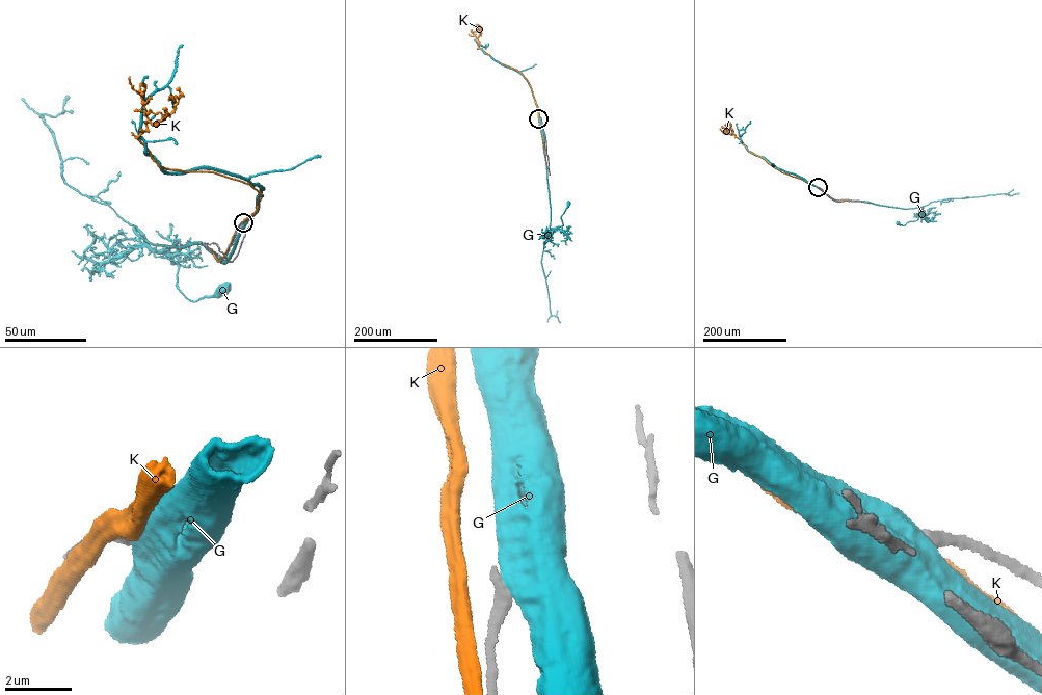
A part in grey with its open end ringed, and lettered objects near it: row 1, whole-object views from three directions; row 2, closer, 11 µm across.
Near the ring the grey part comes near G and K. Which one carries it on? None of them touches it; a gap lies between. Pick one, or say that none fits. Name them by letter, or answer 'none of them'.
none of them

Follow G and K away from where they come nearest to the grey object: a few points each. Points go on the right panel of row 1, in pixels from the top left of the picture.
G: (818, 187), (836, 201), (864, 201), (905, 209), (919, 207), (917, 219), (903, 225), (898, 222)
K: (818, 187), (780, 171), (748, 151), (741, 140), (722, 126)

